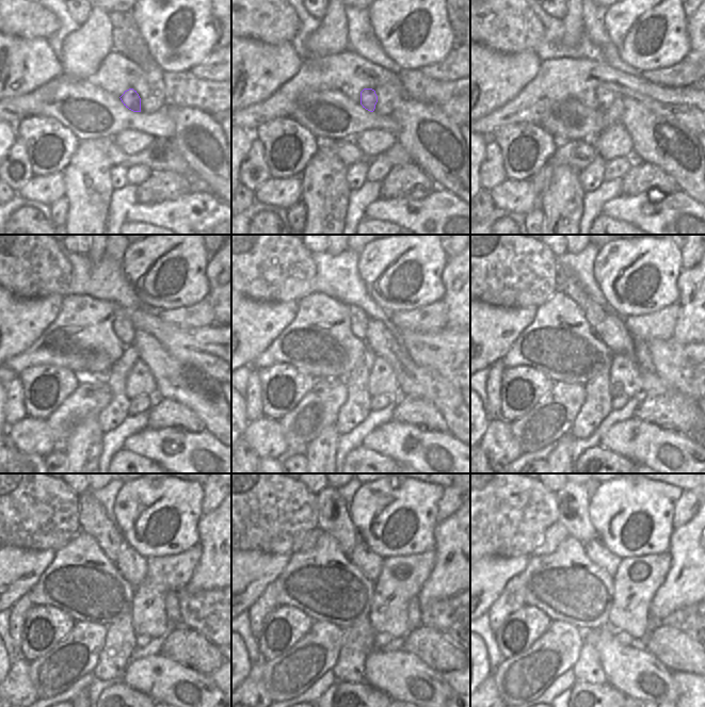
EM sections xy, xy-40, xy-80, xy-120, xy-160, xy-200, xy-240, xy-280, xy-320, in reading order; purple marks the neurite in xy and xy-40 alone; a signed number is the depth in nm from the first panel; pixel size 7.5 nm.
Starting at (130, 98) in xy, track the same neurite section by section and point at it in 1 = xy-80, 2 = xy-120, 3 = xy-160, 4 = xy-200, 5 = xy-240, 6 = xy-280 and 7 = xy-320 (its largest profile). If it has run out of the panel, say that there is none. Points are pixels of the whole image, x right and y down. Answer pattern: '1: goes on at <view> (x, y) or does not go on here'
1: goes on at xy-80 (605, 96)
2: goes on at xy-120 (122, 325)
3: goes on at xy-160 (358, 319)
4: goes on at xy-200 (567, 283)
5: goes on at xy-240 (93, 520)
6: goes on at xy-280 (334, 518)
7: goes on at xy-320 (573, 499)

